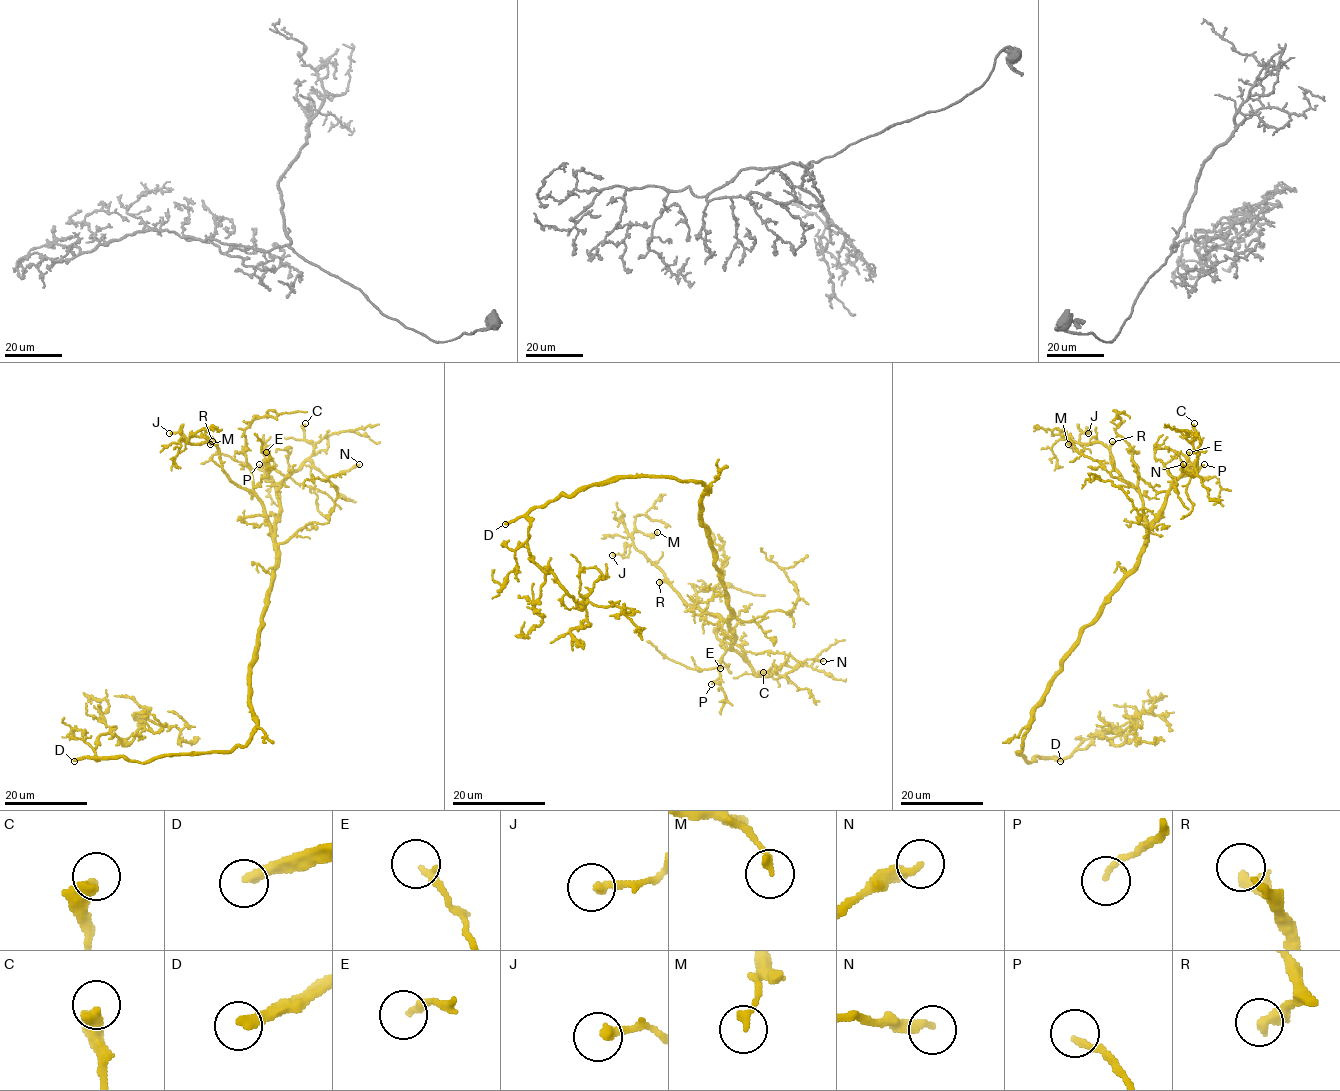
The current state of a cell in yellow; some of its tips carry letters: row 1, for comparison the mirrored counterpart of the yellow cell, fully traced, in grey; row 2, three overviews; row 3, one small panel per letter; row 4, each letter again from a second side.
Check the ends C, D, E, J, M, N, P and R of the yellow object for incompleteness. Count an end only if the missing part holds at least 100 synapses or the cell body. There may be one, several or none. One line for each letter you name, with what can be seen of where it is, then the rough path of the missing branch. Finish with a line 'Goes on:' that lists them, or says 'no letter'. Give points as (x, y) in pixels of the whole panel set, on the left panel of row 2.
D: (74, 761)
Goes on: D

